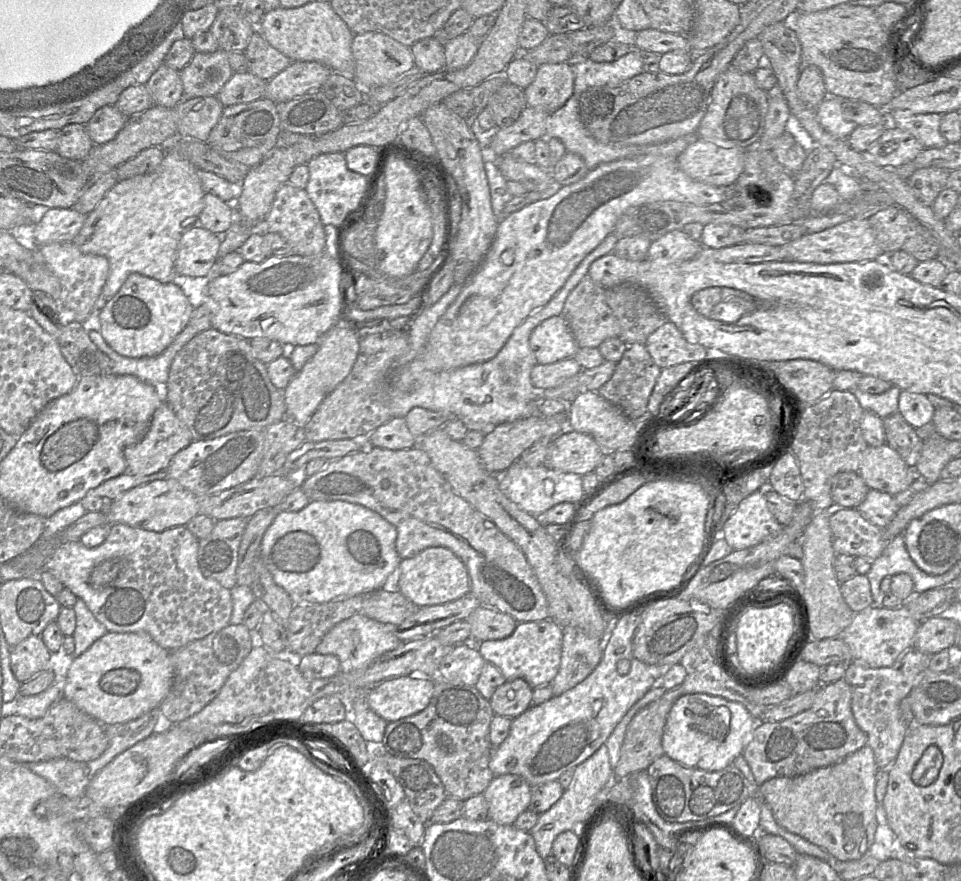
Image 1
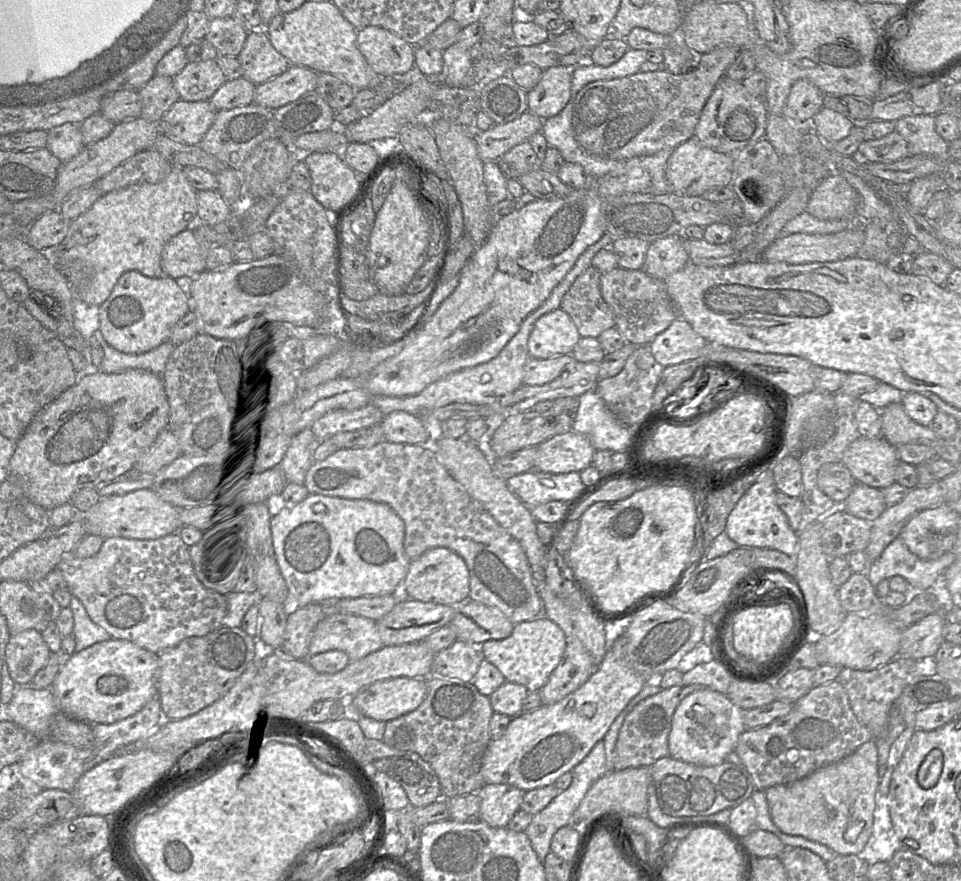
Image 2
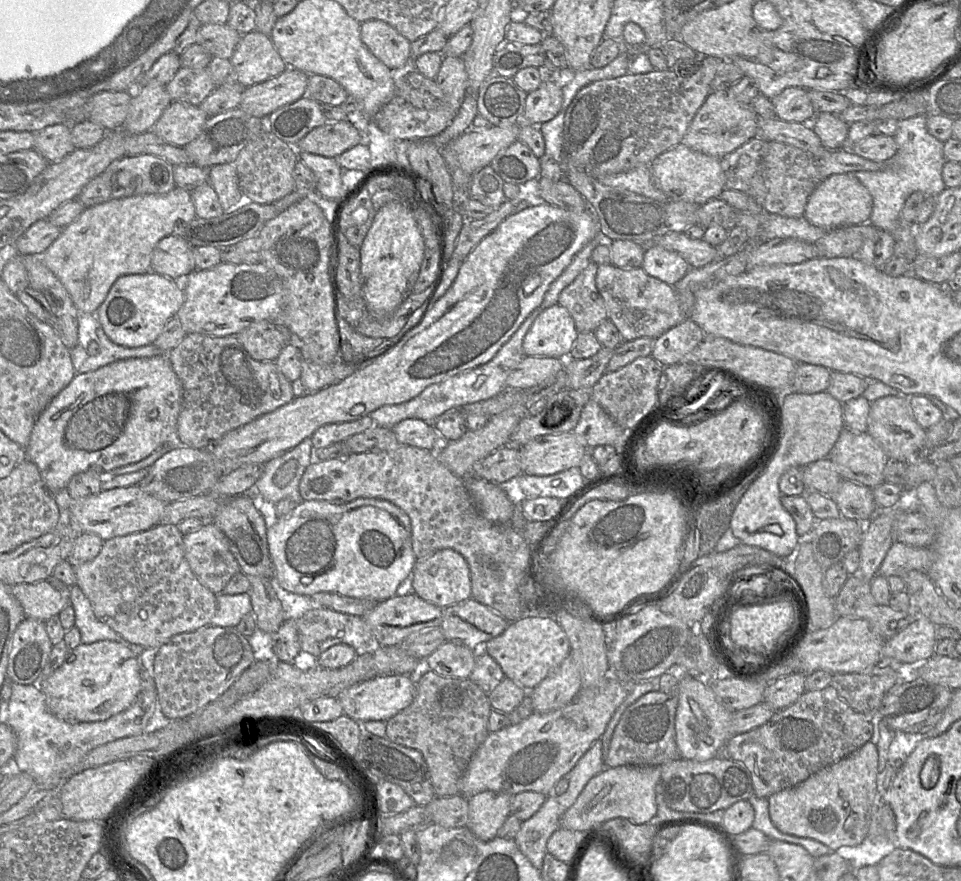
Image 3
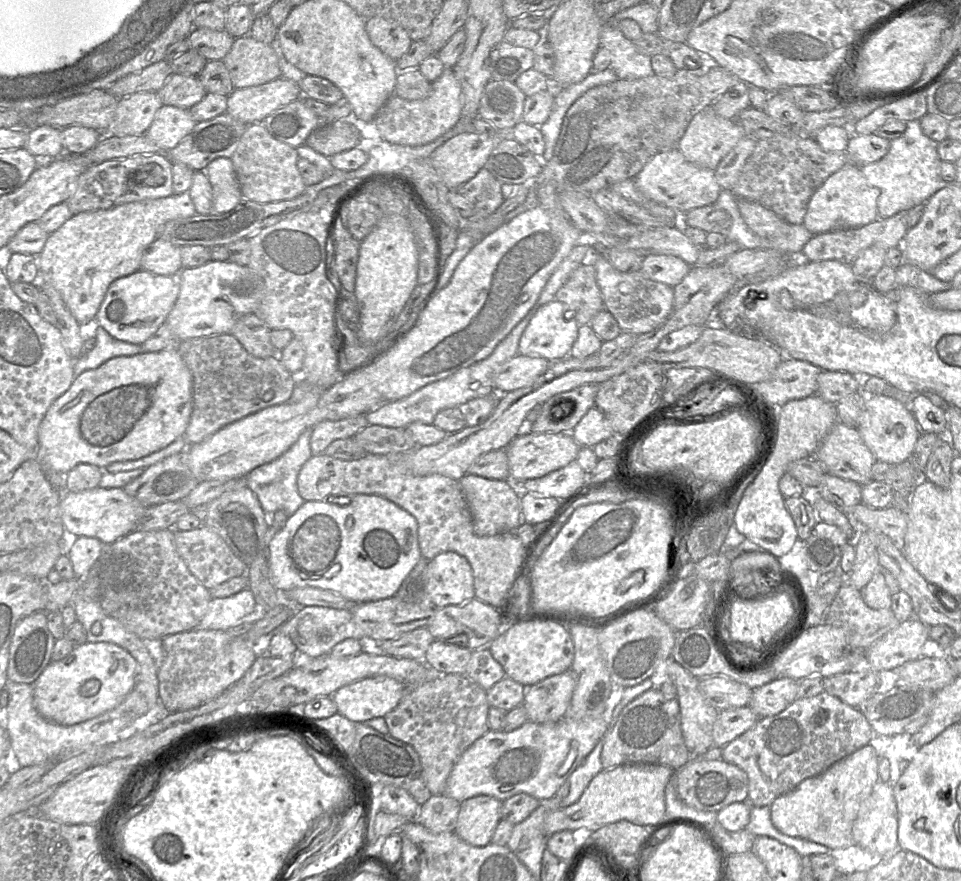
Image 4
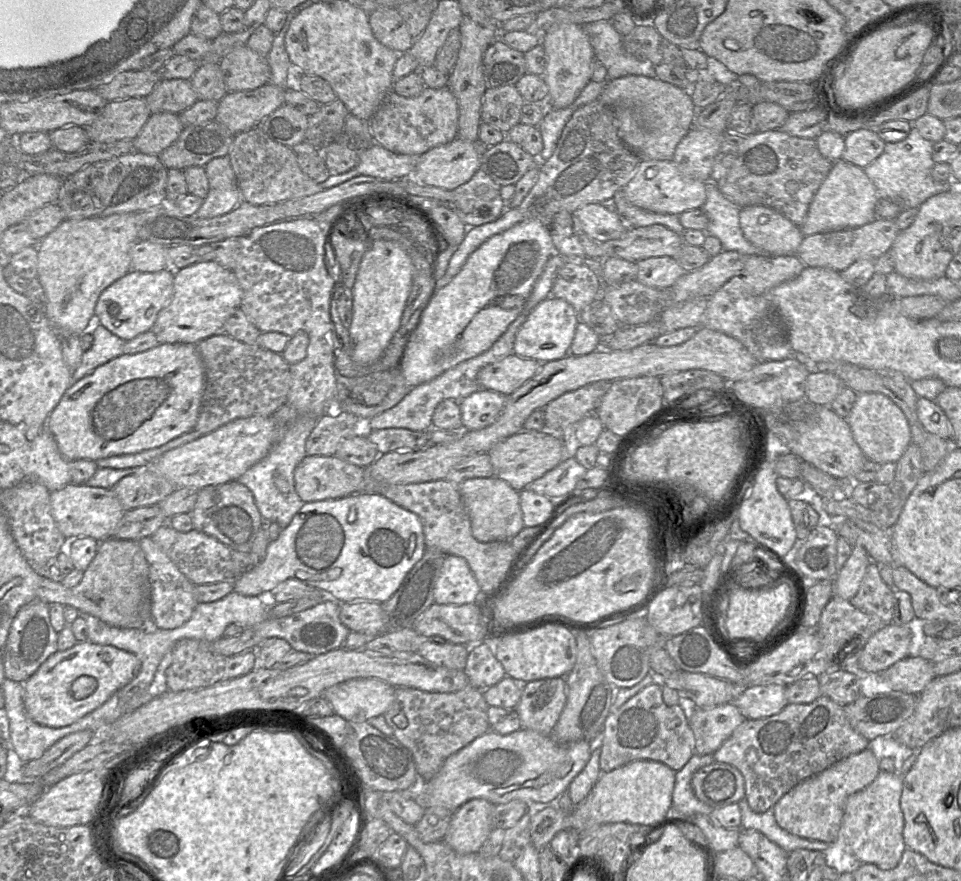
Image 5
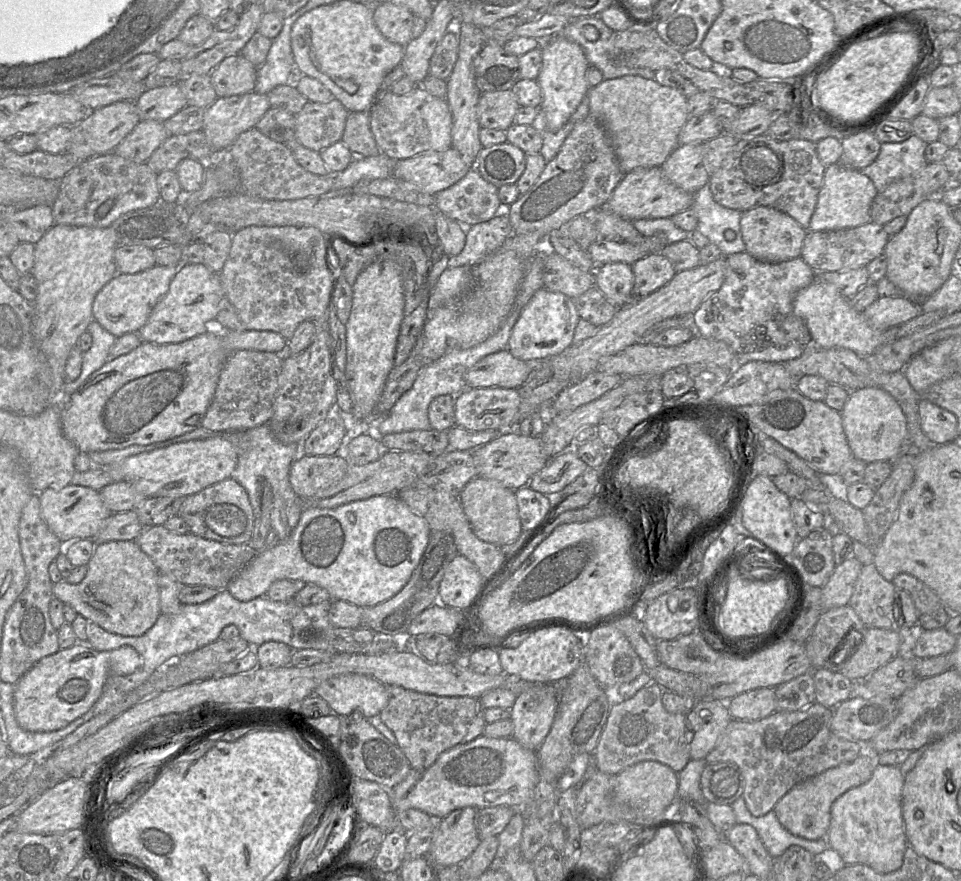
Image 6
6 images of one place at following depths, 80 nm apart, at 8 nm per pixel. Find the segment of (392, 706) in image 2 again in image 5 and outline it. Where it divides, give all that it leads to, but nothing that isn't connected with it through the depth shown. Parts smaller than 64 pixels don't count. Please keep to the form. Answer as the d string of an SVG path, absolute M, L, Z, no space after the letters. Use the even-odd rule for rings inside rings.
M376 678L352 679L328 688L323 697L335 714L360 723L387 711L395 699L395 687Z

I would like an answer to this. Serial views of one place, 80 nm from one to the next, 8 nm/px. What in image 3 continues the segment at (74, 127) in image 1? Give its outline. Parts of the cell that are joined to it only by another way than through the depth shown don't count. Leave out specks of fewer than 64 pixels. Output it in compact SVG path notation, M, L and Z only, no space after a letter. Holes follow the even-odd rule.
M56 124L34 133L34 148L49 163L57 162L75 150L71 124Z

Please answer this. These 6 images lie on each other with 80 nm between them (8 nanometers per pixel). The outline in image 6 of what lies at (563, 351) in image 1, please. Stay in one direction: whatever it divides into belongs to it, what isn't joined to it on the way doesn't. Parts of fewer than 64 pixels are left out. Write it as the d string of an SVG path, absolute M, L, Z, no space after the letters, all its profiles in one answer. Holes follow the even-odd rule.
M545 287L534 293L522 309L515 323L507 350L516 358L530 364L541 364L572 345L574 331L580 317L573 299Z

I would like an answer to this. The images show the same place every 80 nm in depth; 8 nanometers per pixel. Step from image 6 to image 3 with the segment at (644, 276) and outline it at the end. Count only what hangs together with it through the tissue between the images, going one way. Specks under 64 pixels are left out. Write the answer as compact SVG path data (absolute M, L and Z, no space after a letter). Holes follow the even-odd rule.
M648 244L642 262L643 270L671 286L676 285L691 269L678 253L655 244Z

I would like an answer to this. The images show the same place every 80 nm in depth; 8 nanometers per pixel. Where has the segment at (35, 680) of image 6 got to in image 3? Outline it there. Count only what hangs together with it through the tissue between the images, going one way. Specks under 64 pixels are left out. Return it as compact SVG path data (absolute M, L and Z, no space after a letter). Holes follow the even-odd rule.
M109 640L80 644L69 650L62 665L38 683L48 710L66 722L106 720L126 710L141 690L140 656Z

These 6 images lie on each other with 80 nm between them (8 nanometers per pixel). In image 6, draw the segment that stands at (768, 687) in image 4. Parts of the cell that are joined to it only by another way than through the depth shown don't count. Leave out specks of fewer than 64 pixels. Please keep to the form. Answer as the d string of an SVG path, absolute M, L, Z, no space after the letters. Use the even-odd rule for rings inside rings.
M759 688L744 692L726 703L732 719L758 721L776 711L775 688Z

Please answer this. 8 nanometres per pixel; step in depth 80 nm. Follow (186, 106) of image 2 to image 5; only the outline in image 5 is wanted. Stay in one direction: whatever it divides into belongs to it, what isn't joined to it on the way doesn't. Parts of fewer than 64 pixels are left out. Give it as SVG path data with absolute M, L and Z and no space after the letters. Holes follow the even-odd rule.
M170 112L151 114L133 139L136 152L158 156L177 140L184 129L179 115Z

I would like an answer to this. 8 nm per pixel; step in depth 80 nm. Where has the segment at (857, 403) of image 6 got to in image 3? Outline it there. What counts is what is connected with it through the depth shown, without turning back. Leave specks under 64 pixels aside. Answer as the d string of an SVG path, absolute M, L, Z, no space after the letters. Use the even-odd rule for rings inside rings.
M885 396L870 402L867 421L869 434L883 449L889 459L911 461L923 449L926 430L914 419L907 396Z

